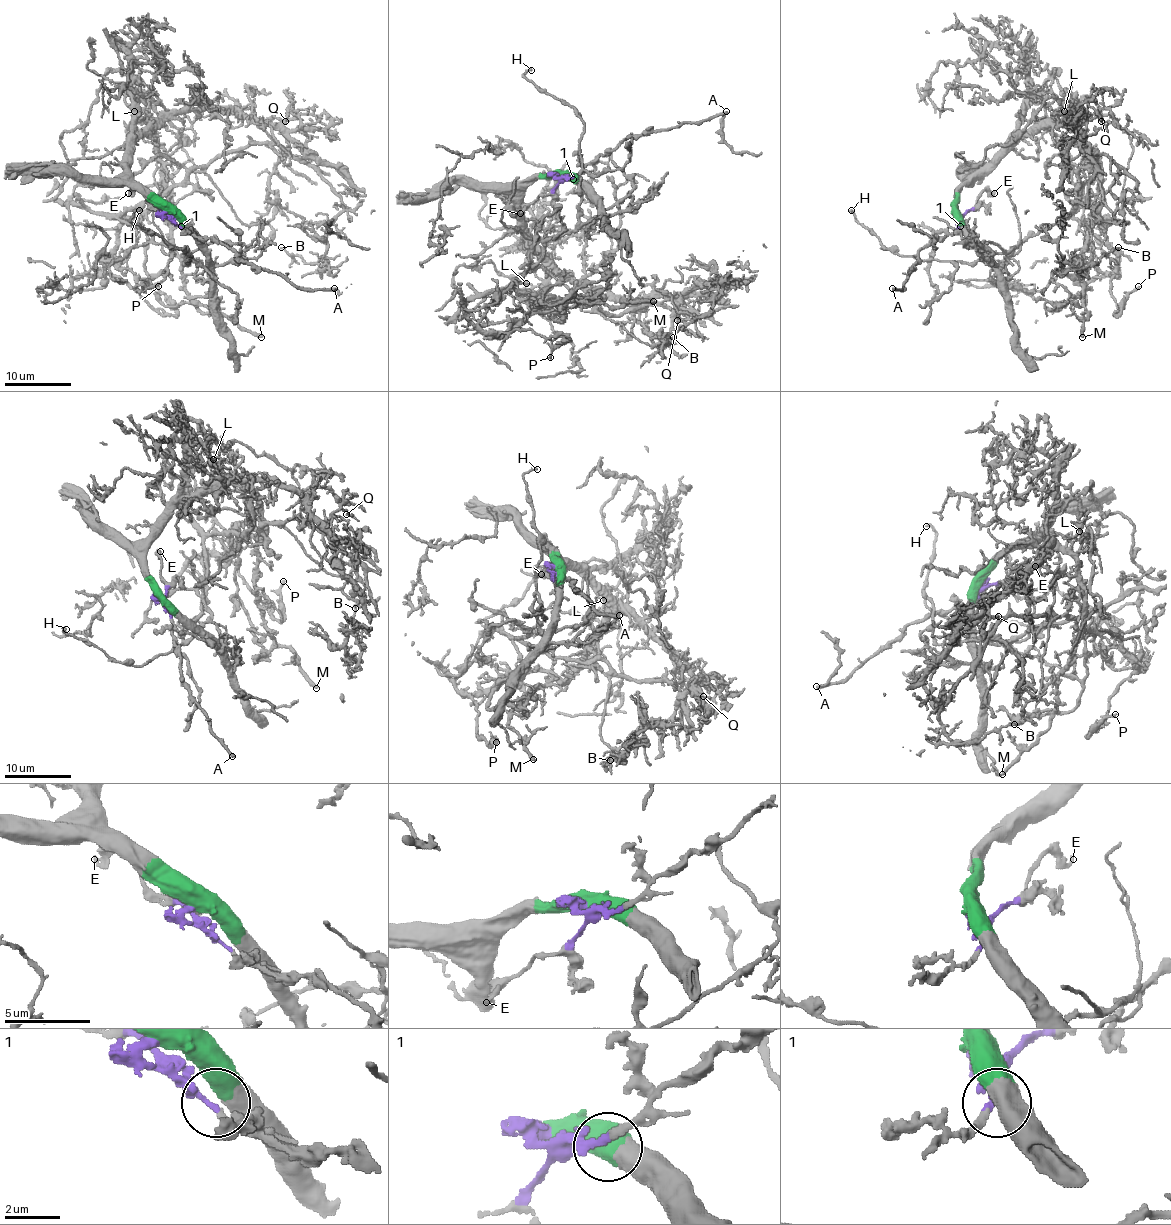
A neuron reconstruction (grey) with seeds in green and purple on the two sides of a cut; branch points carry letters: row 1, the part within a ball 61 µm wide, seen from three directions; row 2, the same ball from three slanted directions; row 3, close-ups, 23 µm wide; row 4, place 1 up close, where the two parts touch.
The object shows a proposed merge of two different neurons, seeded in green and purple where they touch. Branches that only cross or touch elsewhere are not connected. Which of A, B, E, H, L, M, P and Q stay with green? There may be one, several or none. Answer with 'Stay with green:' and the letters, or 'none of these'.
Stay with green: B, H, L, M, P, Q

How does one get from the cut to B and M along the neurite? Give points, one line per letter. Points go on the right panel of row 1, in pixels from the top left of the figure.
B: (956, 211), (956, 193), (1009, 145), (1082, 110), (1052, 195), (1057, 251), (1076, 269), (1119, 248)
M: (956, 211), (956, 193), (1009, 145), (1039, 127), (1072, 125), (1094, 198), (1079, 256), (1082, 337)

